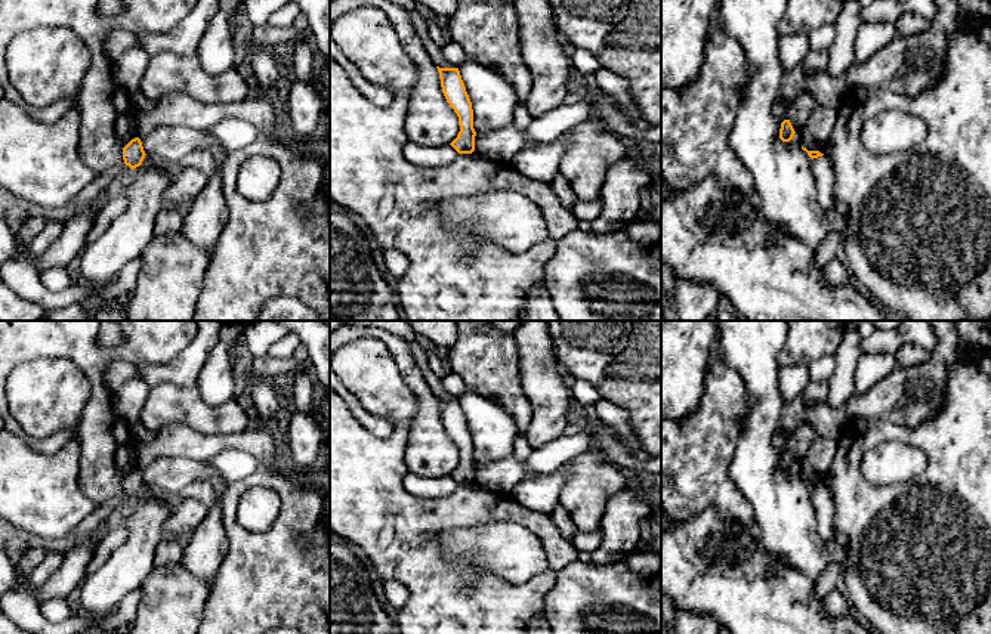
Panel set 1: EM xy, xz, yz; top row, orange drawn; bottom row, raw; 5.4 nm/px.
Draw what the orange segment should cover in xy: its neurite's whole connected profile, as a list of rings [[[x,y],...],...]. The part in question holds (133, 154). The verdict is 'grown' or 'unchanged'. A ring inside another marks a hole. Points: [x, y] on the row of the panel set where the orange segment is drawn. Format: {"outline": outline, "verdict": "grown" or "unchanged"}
{"outline": [[[139,137],[132,139],[124,148],[123,148],[123,160],[124,164],[130,168],[136,168],[142,164],[145,158],[145,151],[142,146],[142,142]]], "verdict": "unchanged"}

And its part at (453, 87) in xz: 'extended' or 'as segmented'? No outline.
as segmented

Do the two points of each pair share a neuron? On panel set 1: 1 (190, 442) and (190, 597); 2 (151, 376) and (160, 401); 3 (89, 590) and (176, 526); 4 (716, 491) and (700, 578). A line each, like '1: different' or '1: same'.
1: different
2: different
3: different
4: different

